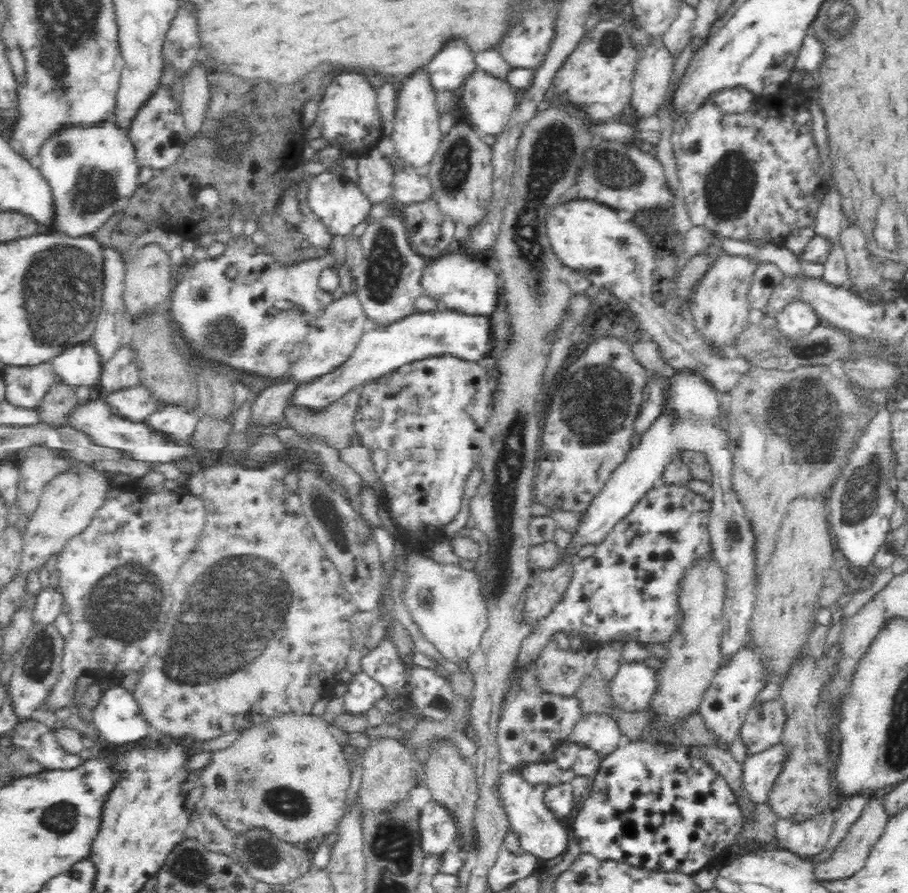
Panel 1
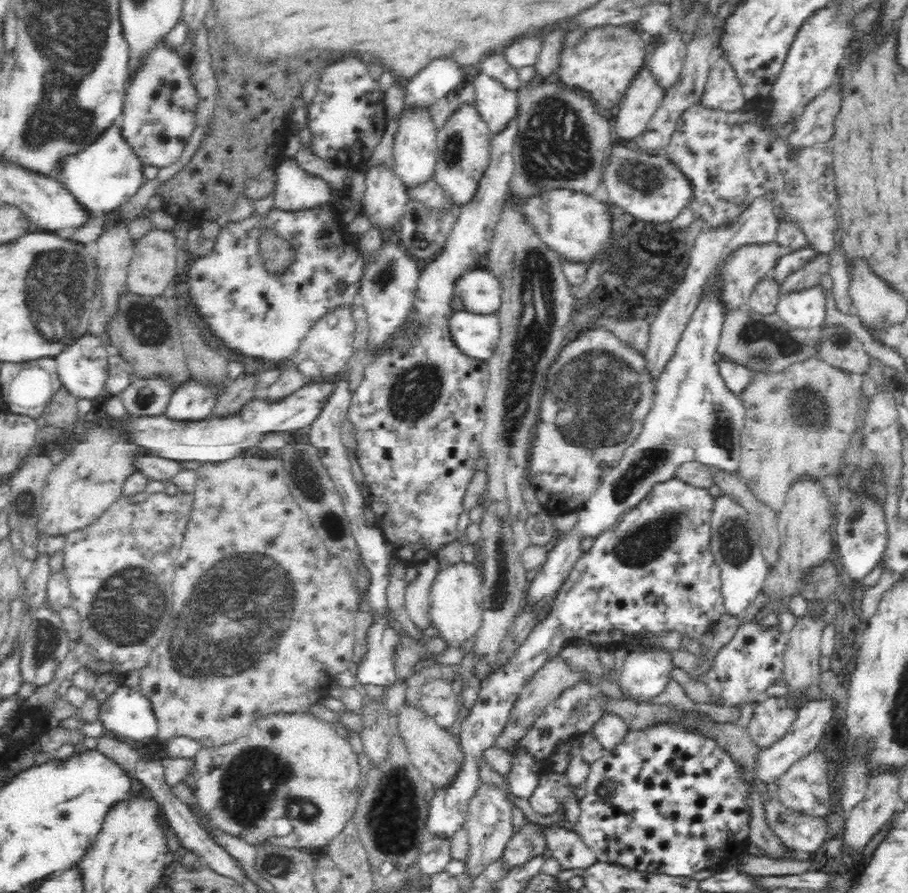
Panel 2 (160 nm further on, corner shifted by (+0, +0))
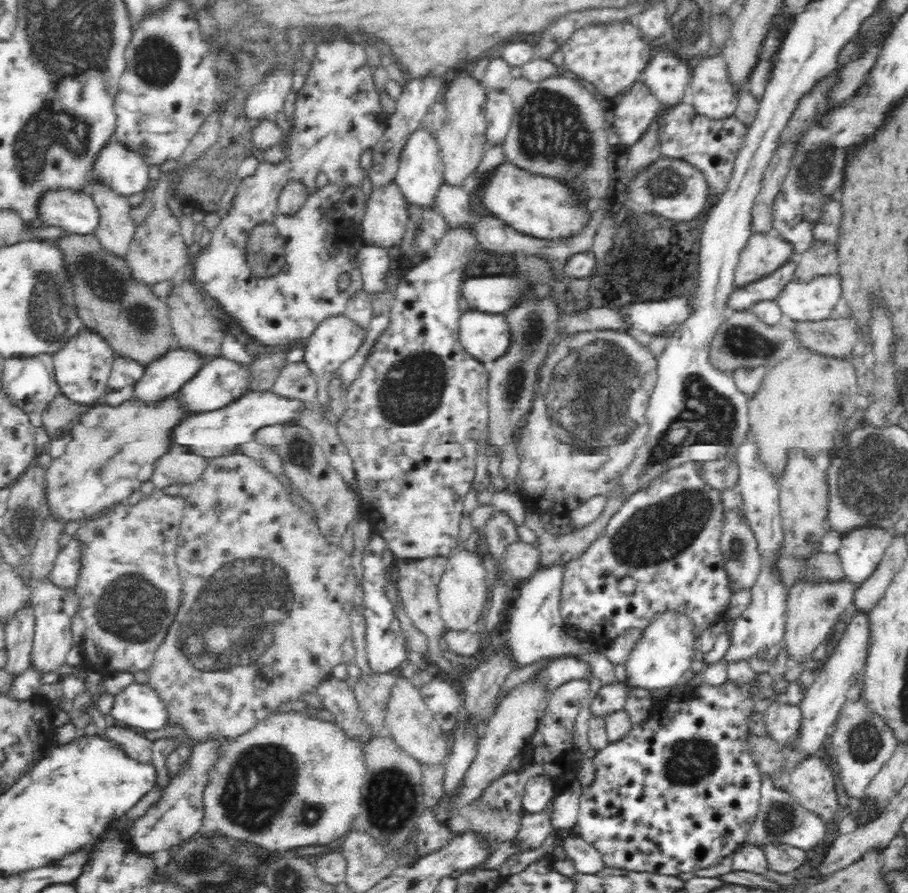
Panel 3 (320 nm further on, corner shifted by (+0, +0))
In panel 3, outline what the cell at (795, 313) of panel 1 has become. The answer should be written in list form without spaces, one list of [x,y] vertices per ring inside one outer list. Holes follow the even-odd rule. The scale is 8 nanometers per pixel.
[[[838,275],[816,276],[810,282],[793,280],[775,298],[781,314],[797,325],[830,319],[835,304],[841,297]]]

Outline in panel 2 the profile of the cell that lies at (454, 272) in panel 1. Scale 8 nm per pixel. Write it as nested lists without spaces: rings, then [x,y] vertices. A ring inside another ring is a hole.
[[[475,267],[464,271],[453,282],[453,294],[462,302],[464,310],[474,314],[496,314],[501,305],[501,284],[487,268]]]

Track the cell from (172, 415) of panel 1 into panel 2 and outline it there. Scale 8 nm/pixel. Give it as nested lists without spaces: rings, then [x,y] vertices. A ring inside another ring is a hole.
[[[192,379],[174,390],[163,415],[178,422],[200,422],[210,417],[217,396],[214,386]]]

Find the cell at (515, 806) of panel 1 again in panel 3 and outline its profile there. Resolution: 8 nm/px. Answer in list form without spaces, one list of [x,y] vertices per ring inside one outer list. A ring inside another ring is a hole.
[[[570,835],[562,841],[558,841],[558,844],[562,846],[566,860],[570,860],[572,866],[580,874],[594,874],[605,865],[601,852],[580,835]]]

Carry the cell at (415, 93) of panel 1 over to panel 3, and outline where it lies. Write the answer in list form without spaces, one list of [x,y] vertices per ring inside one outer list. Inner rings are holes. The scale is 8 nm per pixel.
[[[421,127],[412,132],[401,151],[399,168],[394,178],[404,193],[406,202],[423,207],[433,207],[434,193],[444,183],[443,166],[439,156],[439,146],[434,135]]]

